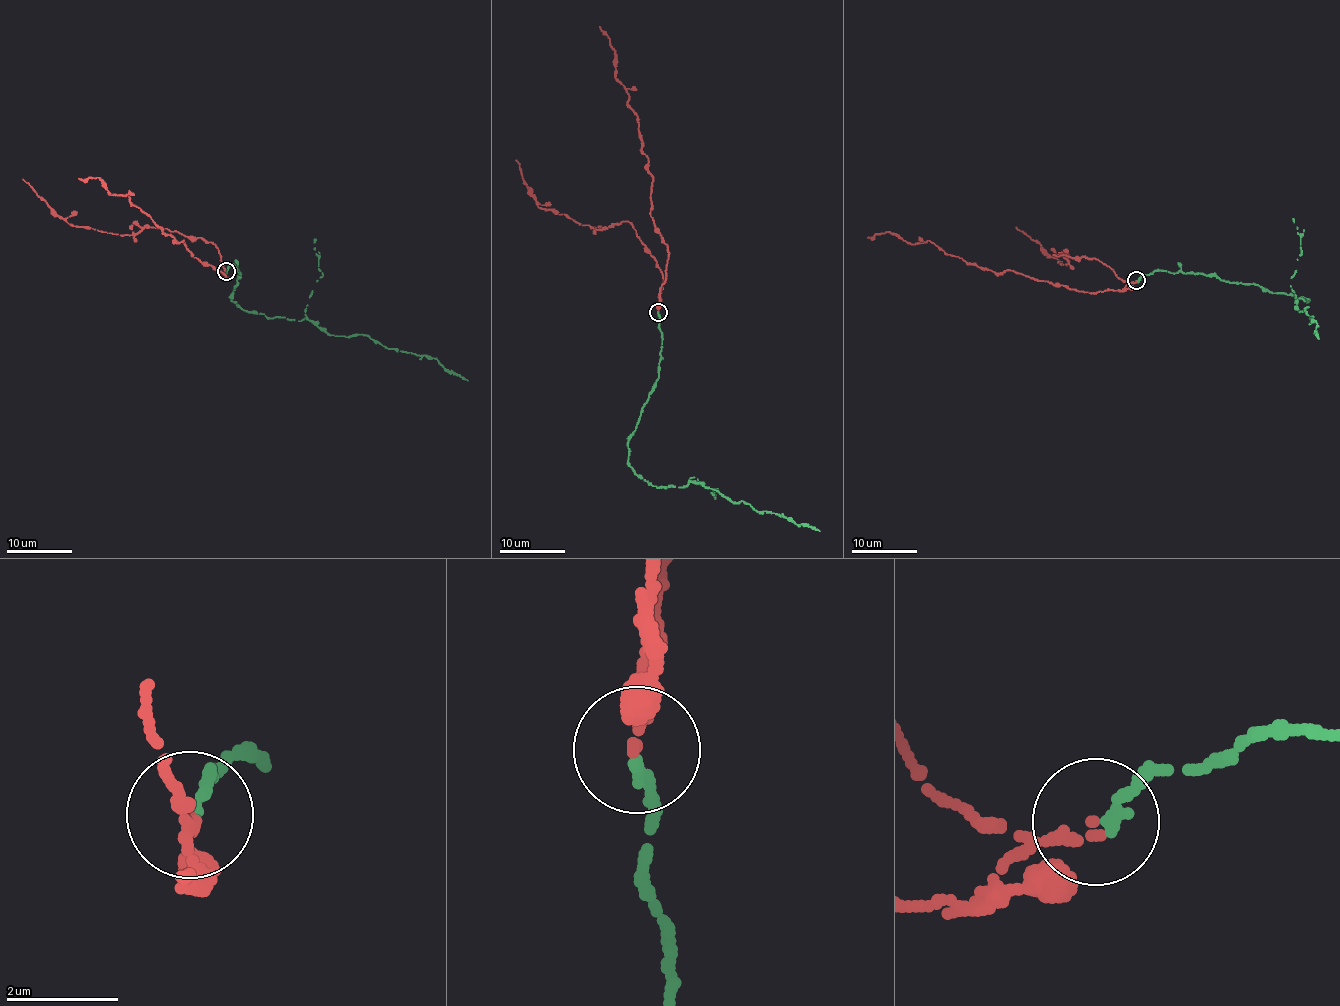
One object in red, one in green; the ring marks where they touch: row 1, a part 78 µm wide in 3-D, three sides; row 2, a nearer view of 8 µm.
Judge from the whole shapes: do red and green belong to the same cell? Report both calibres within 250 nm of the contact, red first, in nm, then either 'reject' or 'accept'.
calibres 170 and 220 nm; accept

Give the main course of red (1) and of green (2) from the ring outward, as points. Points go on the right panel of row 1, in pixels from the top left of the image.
1: (1136, 281), (1121, 291), (1076, 291), (967, 265), (929, 241), (914, 244), (886, 231), (868, 237)
2: (1138, 281), (1155, 270), (1199, 272), (1309, 299), (1296, 303), (1300, 312), (1308, 307), (1319, 338)

